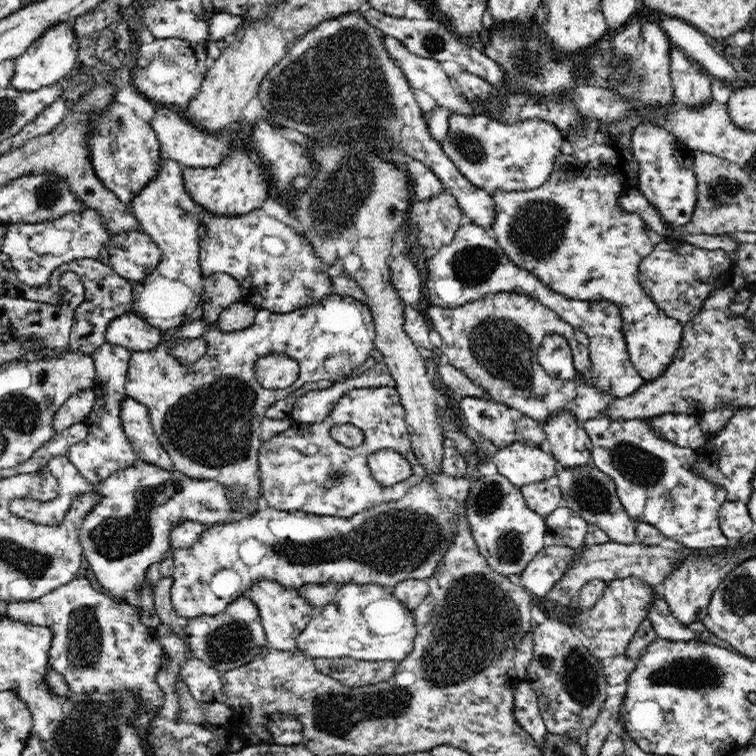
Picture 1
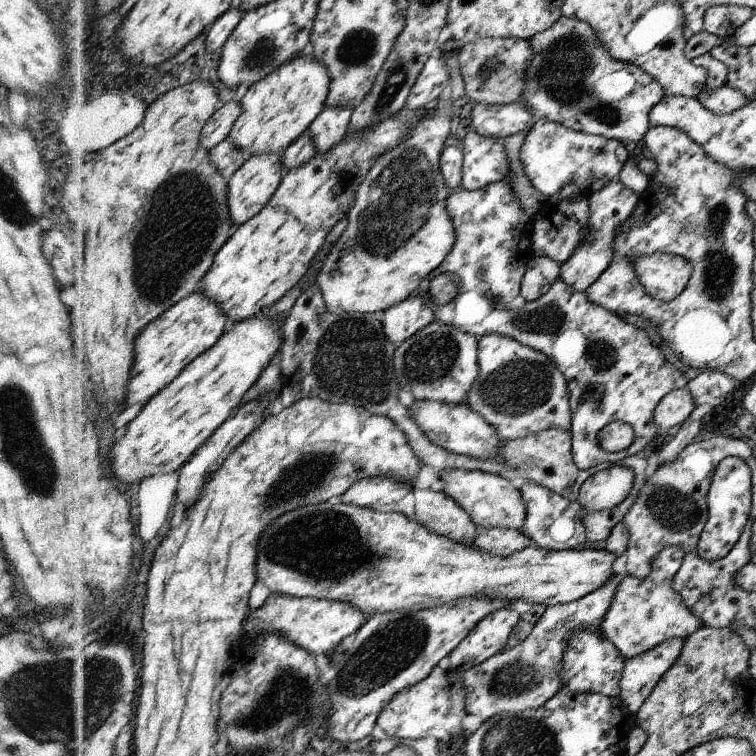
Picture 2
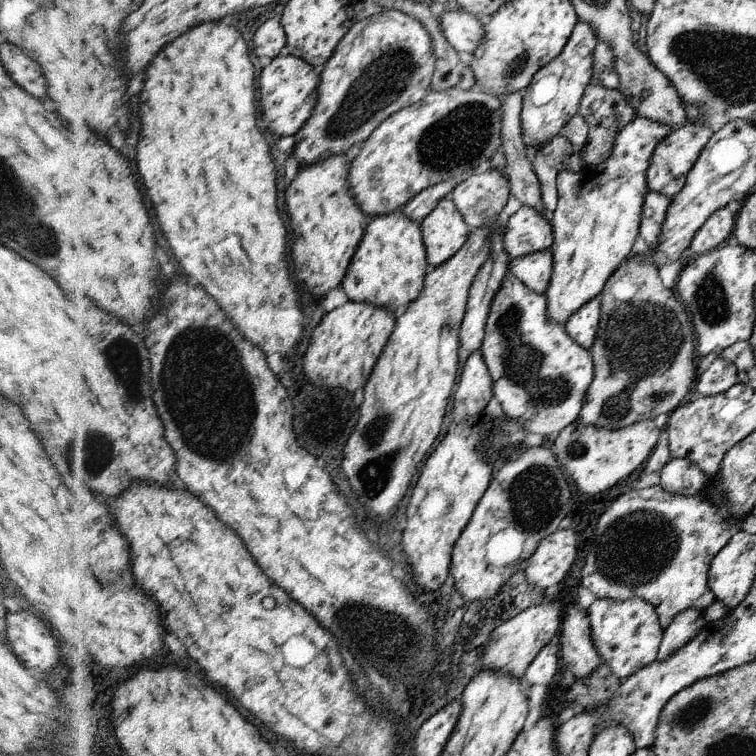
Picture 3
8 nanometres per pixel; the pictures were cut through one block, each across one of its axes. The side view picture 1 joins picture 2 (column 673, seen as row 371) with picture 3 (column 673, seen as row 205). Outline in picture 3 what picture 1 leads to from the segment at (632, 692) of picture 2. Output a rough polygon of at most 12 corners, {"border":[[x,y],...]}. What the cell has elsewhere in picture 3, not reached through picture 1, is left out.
{"border":[[621,494],[585,547],[597,599],[662,630],[738,530],[703,495]]}

